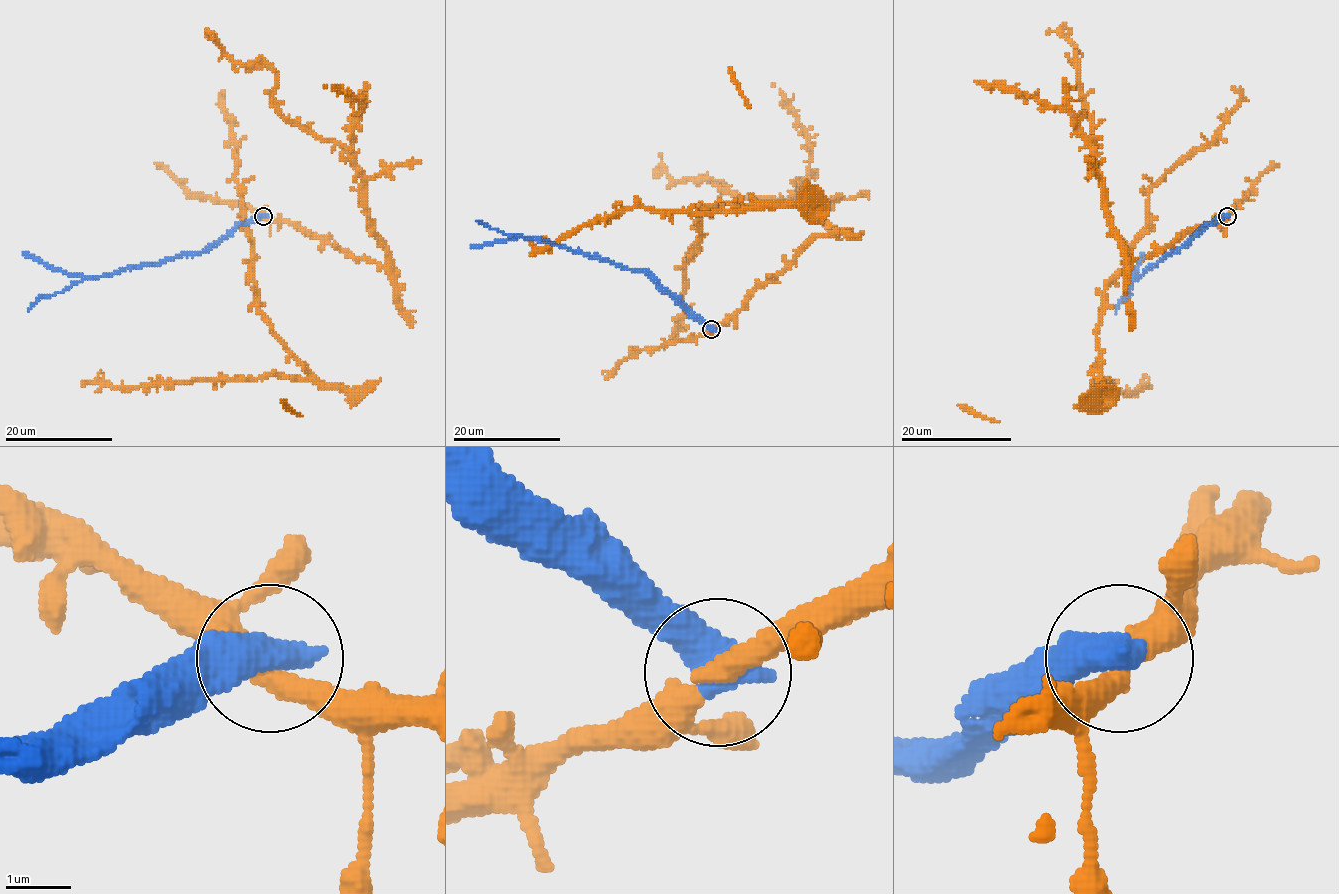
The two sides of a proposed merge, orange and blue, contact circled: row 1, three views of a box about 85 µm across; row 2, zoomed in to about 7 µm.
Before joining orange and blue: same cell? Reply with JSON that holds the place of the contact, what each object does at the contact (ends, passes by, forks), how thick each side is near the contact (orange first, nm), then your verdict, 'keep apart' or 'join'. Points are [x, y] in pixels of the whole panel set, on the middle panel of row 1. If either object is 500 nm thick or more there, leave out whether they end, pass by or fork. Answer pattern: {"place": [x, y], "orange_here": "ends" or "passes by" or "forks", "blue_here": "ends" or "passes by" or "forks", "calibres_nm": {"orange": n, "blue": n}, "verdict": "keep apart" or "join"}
{"place": [711, 329], "calibres_nm": {"orange": 320, "blue": 650}, "verdict": "keep apart"}

